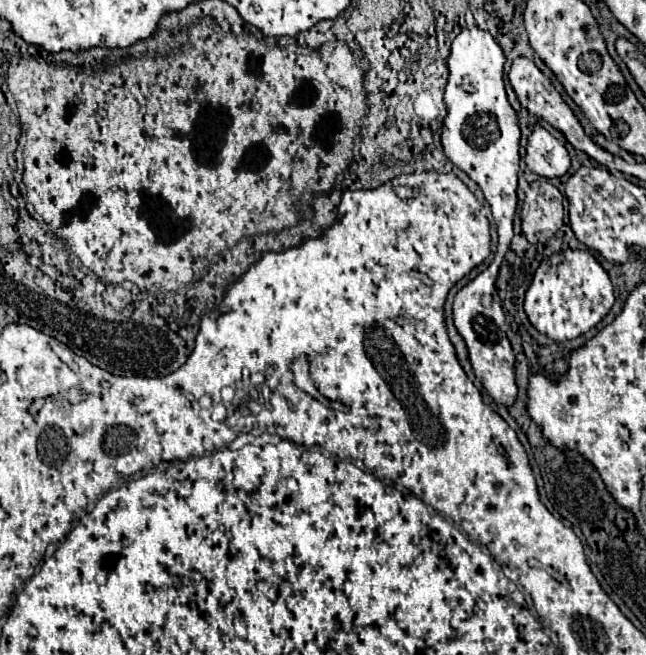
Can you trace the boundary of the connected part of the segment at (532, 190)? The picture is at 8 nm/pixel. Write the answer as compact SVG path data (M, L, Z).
M548 179L532 181L522 205L522 233L530 243L544 243L560 227L562 193Z

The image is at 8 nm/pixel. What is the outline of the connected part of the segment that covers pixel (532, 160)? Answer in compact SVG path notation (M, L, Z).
M540 125L534 127L526 151L526 165L536 175L554 179L562 177L570 169L570 155L566 147Z

